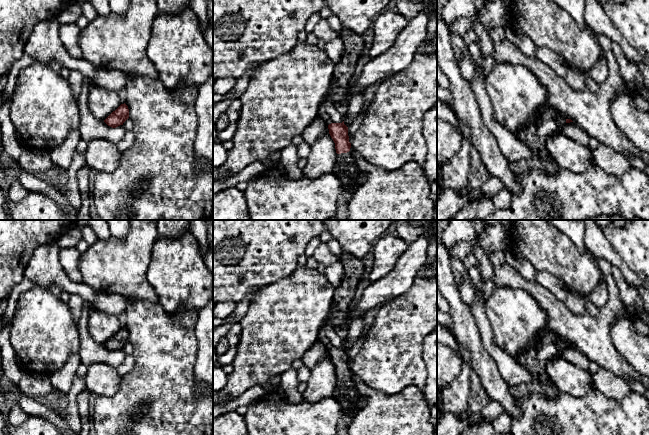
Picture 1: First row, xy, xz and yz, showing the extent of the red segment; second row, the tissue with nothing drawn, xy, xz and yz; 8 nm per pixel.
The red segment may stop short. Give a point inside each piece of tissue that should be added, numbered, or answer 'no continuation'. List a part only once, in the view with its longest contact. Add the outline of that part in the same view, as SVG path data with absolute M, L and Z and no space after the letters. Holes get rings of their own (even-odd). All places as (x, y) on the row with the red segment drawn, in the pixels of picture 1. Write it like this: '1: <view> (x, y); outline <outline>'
1: xz (334, 108); outline M342 28L340 38L344 44L344 53L335 65L330 91L322 103L321 116L327 125L342 123L348 111L348 90L357 76L357 64L365 41L362 35Z
2: xz (346, 170); outline M351 147L349 152L337 154L333 174L341 182L342 188L352 186L360 172L355 160L353 159L353 151L354 149Z

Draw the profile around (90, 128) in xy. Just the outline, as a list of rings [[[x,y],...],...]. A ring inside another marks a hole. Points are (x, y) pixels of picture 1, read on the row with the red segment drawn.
[[[84,78],[80,96],[78,98],[80,110],[80,125],[78,130],[80,132],[81,139],[86,142],[90,142],[95,139],[104,139],[116,144],[127,133],[124,126],[120,125],[116,128],[112,128],[104,121],[96,119],[89,110],[88,95],[89,86]]]

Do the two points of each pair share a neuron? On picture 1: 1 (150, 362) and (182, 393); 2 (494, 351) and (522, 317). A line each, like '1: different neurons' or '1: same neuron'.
1: same neuron
2: different neurons

